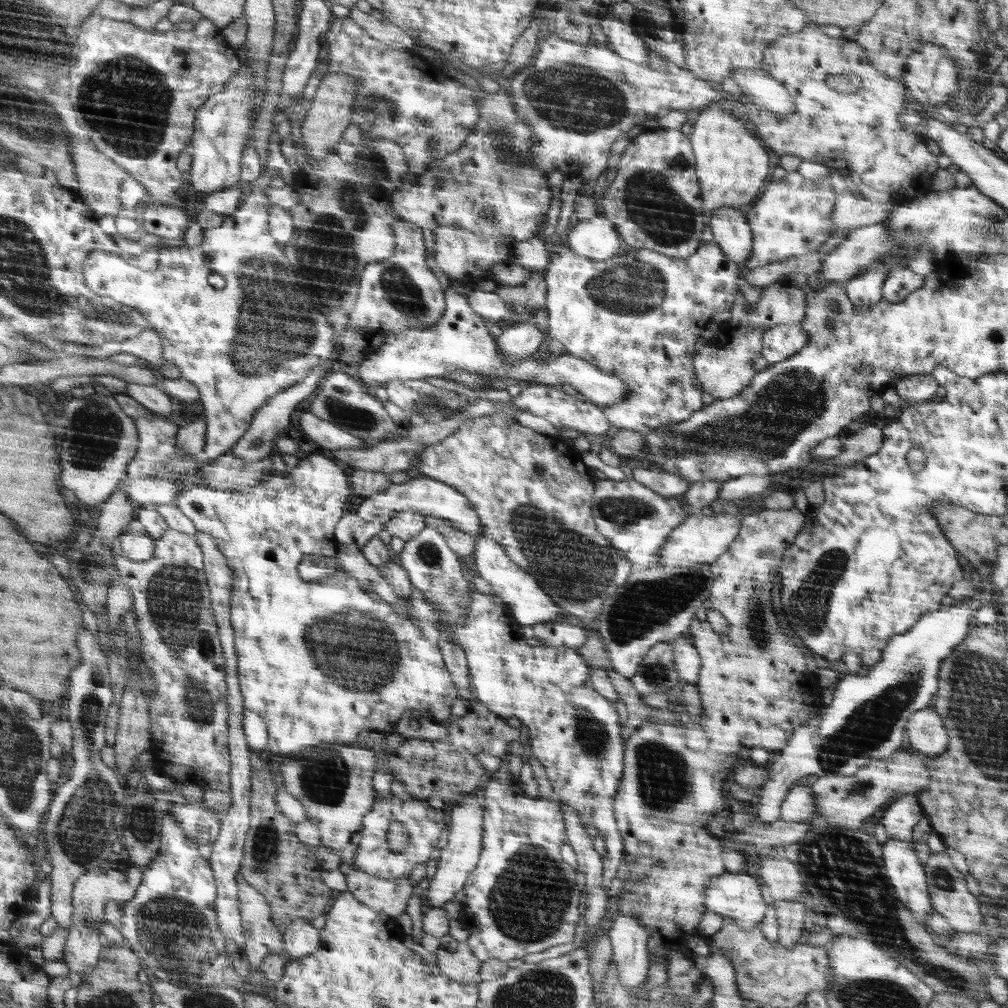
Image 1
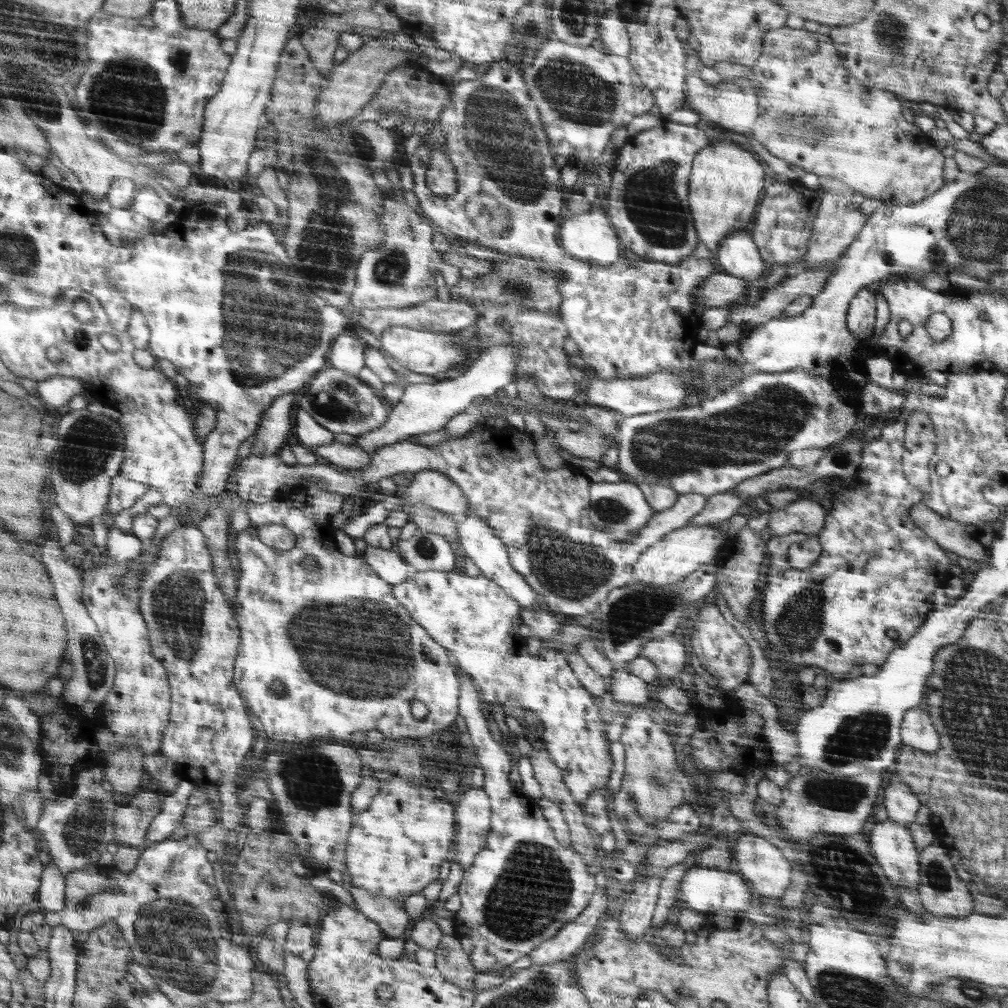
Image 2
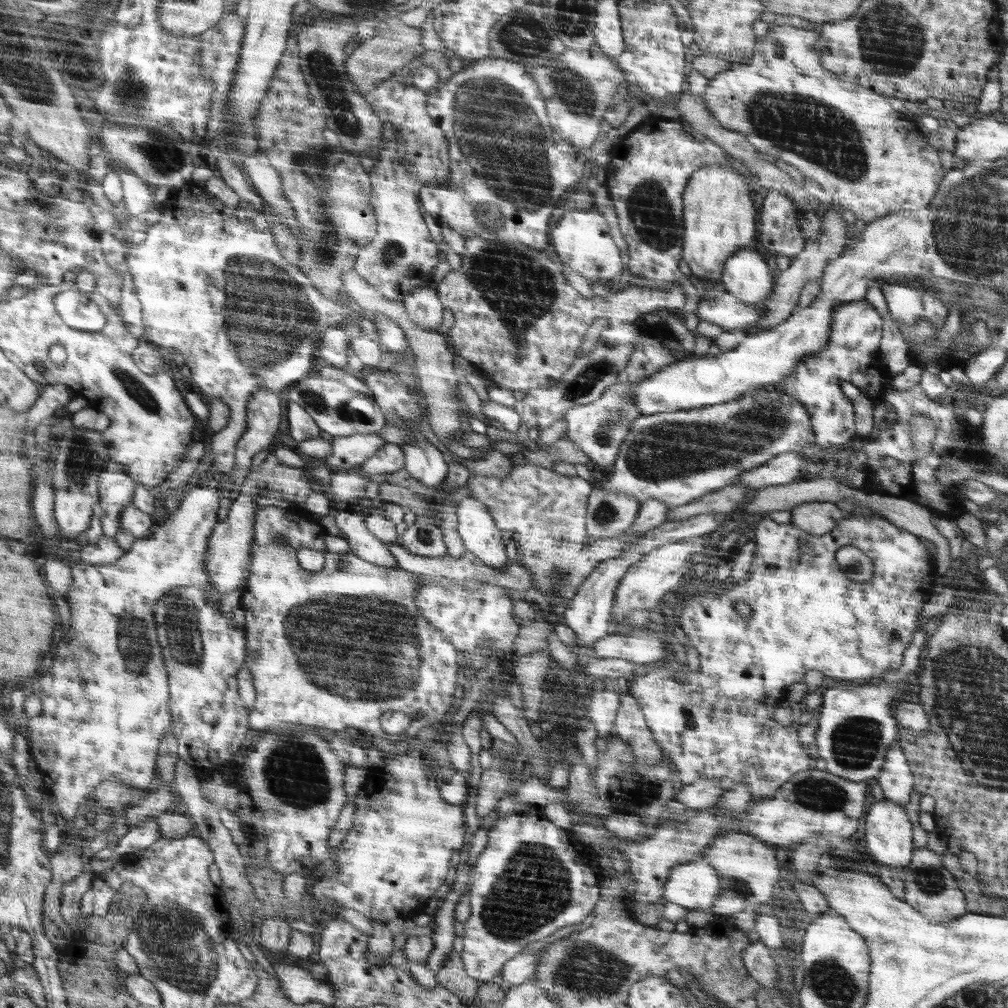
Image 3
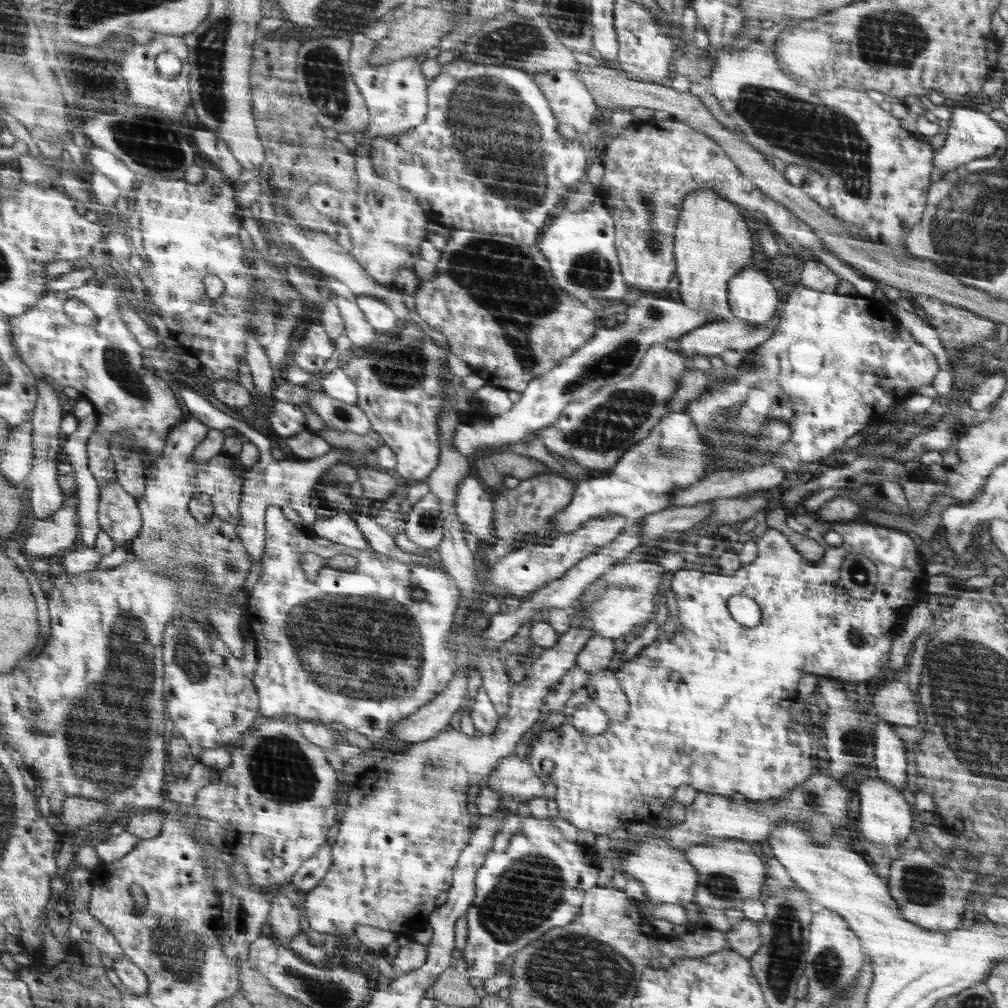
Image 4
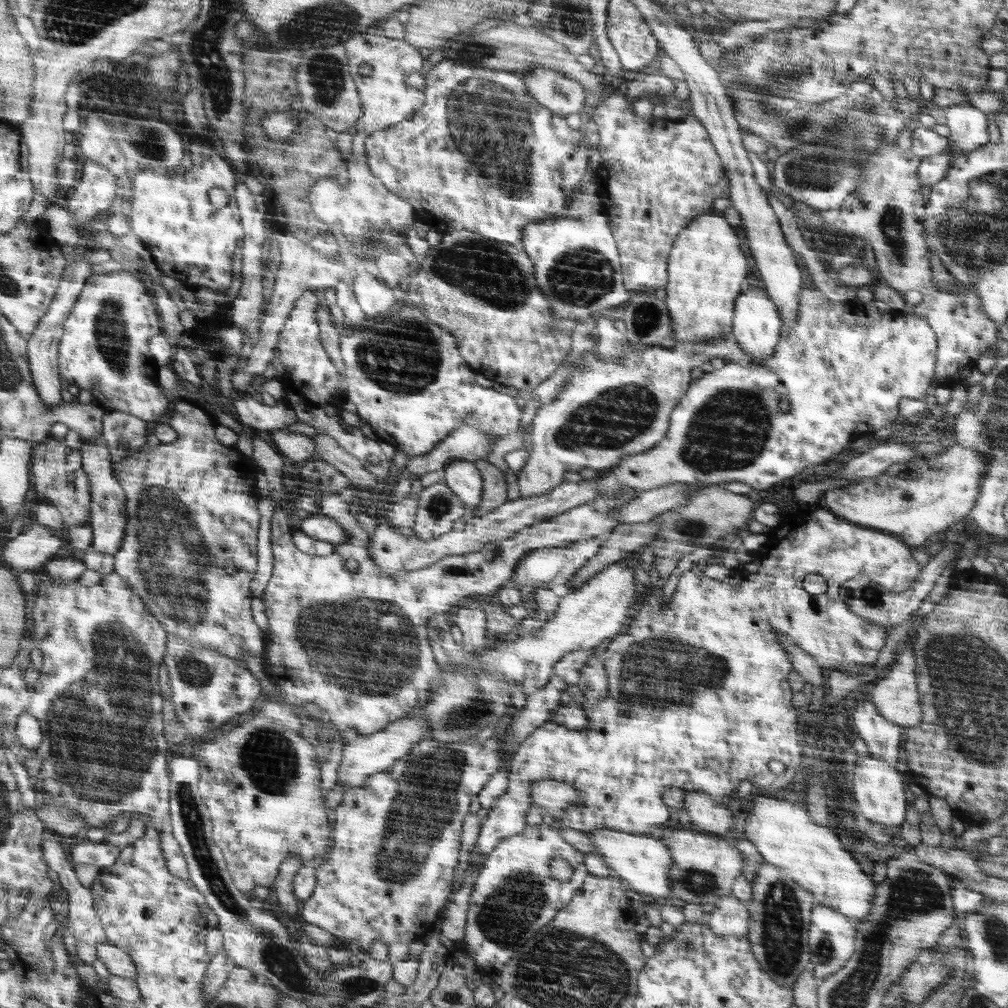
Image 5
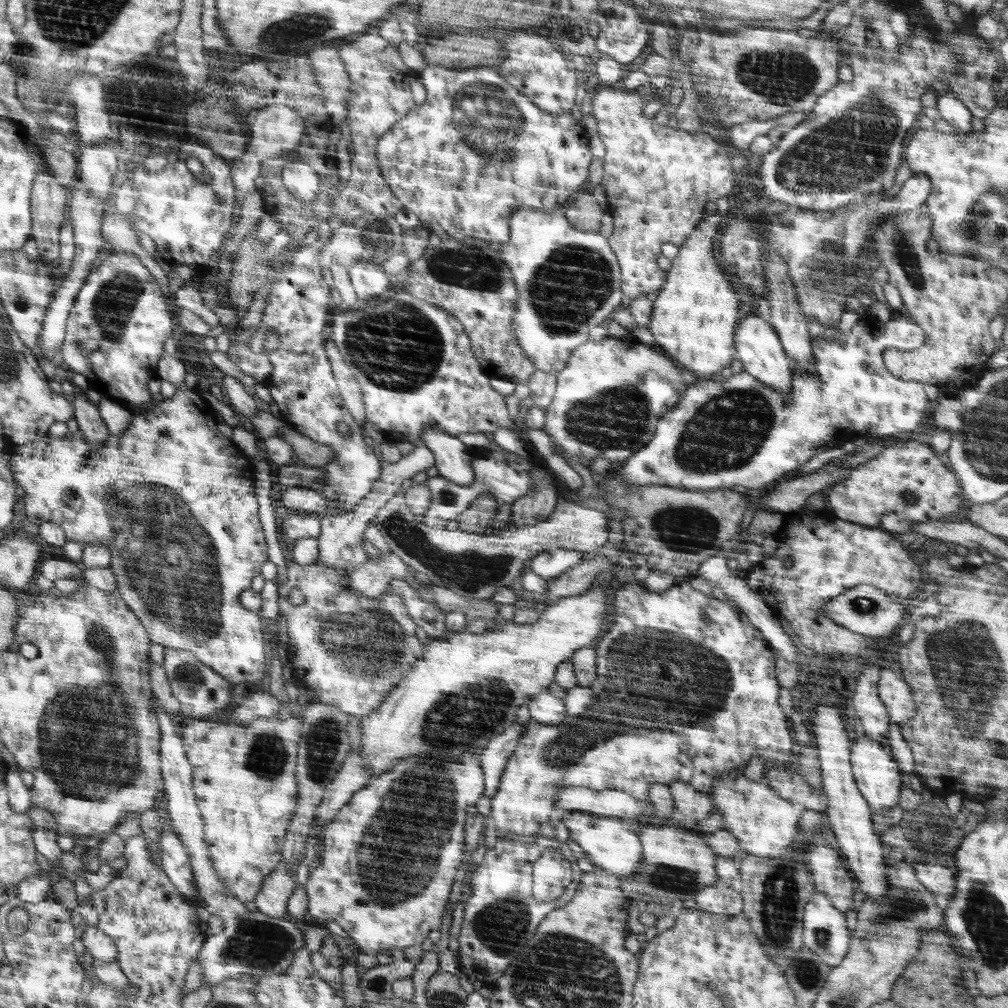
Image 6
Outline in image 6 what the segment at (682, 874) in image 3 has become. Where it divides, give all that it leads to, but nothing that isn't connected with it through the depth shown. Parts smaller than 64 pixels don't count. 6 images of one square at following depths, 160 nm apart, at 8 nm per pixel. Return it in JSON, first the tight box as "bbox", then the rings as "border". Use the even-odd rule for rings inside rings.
{"bbox":[561,811,644,878],"border":[[[574,811],[562,816],[561,821],[568,829],[570,839],[584,849],[584,854],[595,866],[622,878],[632,878],[636,870],[640,870],[640,864],[644,862],[643,844],[636,829],[628,827],[623,819]]]}

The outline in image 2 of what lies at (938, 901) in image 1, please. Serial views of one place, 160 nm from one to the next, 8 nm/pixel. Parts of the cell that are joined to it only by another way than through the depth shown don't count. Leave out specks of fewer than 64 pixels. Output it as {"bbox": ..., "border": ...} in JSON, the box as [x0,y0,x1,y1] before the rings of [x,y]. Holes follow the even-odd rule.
{"bbox":[918,843,976,918],"border":[[[934,843],[919,852],[920,856],[920,886],[918,894],[922,906],[927,913],[936,917],[966,918],[976,914],[976,900],[970,894],[968,882],[956,873],[956,862],[952,862],[952,854],[947,847]]]}

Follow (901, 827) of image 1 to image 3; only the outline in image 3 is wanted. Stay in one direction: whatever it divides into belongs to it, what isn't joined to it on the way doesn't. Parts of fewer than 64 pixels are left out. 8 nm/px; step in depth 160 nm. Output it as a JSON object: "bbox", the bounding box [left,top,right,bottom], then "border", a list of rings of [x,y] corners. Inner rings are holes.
{"bbox":[875,743,913,807],"border":[[[896,743],[888,749],[883,769],[875,779],[881,786],[886,799],[906,807],[913,791],[913,774],[905,752]]]}

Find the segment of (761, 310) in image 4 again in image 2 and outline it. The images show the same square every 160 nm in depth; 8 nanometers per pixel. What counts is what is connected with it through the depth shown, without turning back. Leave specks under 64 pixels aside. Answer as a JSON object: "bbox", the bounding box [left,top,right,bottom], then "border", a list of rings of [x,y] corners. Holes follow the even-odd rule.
{"bbox":[716,230,764,280],"border":[[[739,230],[721,240],[716,261],[720,268],[736,278],[756,280],[764,272],[764,262],[760,255],[752,232]]]}

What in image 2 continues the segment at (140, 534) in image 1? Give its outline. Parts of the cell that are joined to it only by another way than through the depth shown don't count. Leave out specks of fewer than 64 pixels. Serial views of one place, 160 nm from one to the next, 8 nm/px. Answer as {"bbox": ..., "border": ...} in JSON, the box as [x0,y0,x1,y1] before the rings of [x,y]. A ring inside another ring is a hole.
{"bbox":[99,526,146,563],"border":[[[114,526],[110,533],[107,552],[99,555],[99,557],[104,561],[115,563],[134,561],[146,552],[146,543],[141,538],[138,538],[134,532],[126,533]]]}

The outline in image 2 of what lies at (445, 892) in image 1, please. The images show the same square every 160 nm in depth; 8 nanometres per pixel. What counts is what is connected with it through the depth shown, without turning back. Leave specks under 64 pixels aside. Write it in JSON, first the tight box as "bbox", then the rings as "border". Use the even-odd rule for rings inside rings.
{"bbox":[452,787,491,871],"border":[[[472,787],[460,793],[460,797],[455,802],[459,830],[457,830],[456,851],[453,852],[452,861],[456,860],[465,871],[472,866],[476,856],[486,846],[490,828],[491,804],[487,792],[480,787]]]}

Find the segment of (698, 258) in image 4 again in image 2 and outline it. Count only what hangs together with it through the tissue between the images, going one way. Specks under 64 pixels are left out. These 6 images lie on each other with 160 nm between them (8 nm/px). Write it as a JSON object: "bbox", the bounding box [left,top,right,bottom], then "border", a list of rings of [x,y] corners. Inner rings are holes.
{"bbox":[689,136,764,257],"border":[[[724,136],[716,143],[709,144],[695,157],[694,165],[689,178],[689,207],[694,221],[694,228],[698,231],[699,241],[716,257],[721,240],[725,240],[729,234],[739,232],[748,226],[752,220],[752,212],[760,200],[760,194],[764,190],[764,170],[762,164],[739,145],[734,144],[730,137]]]}

